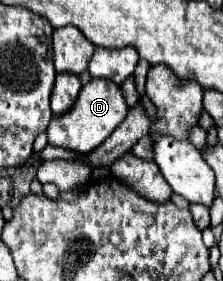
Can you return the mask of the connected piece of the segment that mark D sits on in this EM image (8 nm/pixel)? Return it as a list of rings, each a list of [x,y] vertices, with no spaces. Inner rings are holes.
[[[91,79],[87,85],[81,87],[77,101],[73,107],[63,115],[53,115],[49,127],[47,127],[47,139],[55,147],[63,149],[77,149],[81,153],[89,153],[97,149],[125,119],[129,111],[129,105],[125,103],[121,95],[121,87],[115,83],[109,83],[109,79]]]

